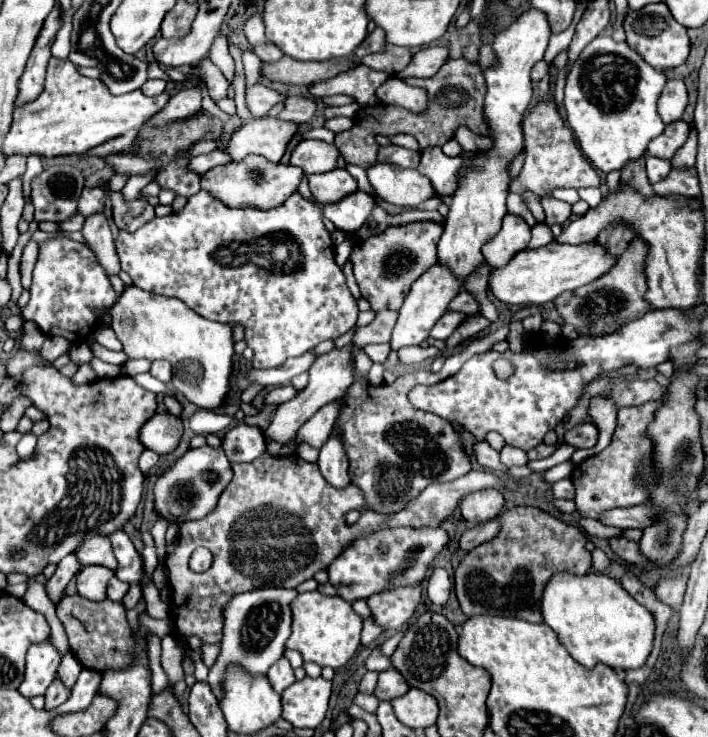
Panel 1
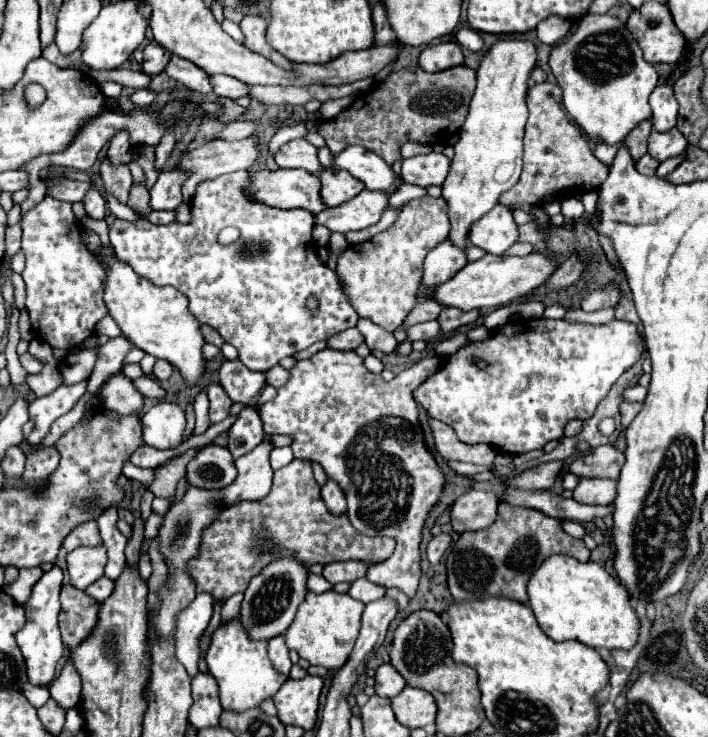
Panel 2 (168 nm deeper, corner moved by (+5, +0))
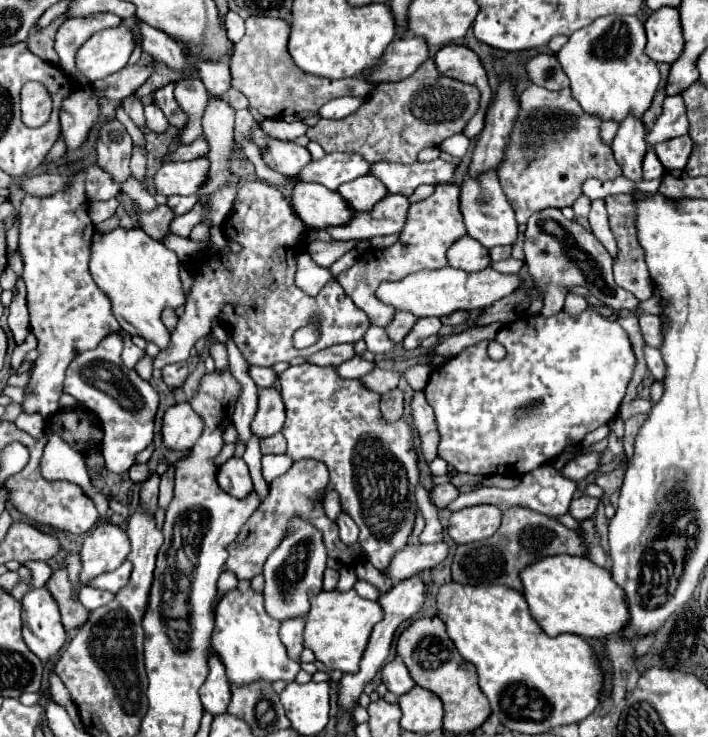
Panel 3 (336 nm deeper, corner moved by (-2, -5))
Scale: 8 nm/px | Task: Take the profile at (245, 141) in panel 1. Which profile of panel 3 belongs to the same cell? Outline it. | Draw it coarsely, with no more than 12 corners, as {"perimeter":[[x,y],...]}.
{"perimeter":[[208,160],[164,162],[154,174],[162,196],[196,194]]}

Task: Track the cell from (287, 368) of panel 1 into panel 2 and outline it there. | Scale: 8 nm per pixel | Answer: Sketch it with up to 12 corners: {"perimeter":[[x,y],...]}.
{"perimeter":[[239,359],[225,361],[219,381],[237,403],[251,403],[265,387],[265,375]]}

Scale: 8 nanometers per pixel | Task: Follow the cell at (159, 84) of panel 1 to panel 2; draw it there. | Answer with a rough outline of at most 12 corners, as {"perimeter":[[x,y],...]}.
{"perimeter":[[153,89],[133,93],[133,103],[147,107],[155,101]]}

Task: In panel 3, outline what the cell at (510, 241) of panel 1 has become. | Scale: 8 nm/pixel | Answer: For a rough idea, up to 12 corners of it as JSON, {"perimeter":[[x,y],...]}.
{"perimeter":[[488,170],[460,186],[464,226],[482,246],[510,246],[514,210]]}

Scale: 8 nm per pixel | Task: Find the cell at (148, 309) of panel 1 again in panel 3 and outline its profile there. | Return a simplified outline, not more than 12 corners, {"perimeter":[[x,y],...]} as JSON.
{"perimeter":[[142,228],[96,232],[90,274],[120,328],[168,346],[178,256]]}

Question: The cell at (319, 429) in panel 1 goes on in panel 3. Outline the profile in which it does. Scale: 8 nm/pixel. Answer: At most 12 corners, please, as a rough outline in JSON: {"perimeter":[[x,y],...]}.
{"perimeter":[[284,436],[262,438],[262,454],[284,454]]}

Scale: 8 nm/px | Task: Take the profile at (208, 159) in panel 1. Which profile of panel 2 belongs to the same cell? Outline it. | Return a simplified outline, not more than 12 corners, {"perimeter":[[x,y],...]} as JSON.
{"perimeter":[[161,171],[151,187],[151,209],[175,209],[189,173]]}

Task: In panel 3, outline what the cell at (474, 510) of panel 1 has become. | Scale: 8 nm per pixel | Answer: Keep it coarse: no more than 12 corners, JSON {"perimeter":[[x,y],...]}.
{"perimeter":[[472,506],[450,516],[456,544],[492,536],[502,520],[496,506]]}

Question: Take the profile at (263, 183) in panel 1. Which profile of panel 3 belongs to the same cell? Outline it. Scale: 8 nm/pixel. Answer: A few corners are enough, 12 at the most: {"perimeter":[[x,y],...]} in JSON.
{"perimeter":[[298,182],[292,206],[308,228],[340,226],[356,210],[338,192]]}

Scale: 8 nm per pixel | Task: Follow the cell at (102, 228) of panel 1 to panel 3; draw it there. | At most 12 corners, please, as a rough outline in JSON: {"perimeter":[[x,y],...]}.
{"perimeter":[[100,166],[86,168],[90,202],[116,198],[120,186]]}

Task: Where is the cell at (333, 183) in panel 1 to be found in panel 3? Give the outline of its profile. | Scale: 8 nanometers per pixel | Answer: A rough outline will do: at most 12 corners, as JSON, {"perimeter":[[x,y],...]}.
{"perimeter":[[372,174],[340,186],[338,192],[358,212],[388,194]]}

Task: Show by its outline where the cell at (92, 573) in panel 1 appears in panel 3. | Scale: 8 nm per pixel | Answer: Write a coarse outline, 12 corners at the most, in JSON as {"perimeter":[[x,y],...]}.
{"perimeter":[[100,522],[84,540],[82,584],[128,556],[126,532]]}

